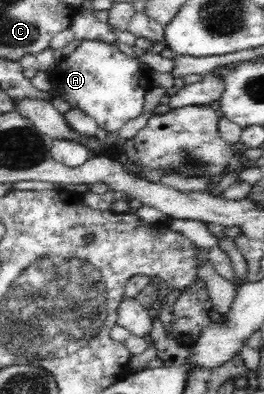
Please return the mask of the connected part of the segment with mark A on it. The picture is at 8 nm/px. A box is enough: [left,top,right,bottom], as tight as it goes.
[51,40,150,133]

